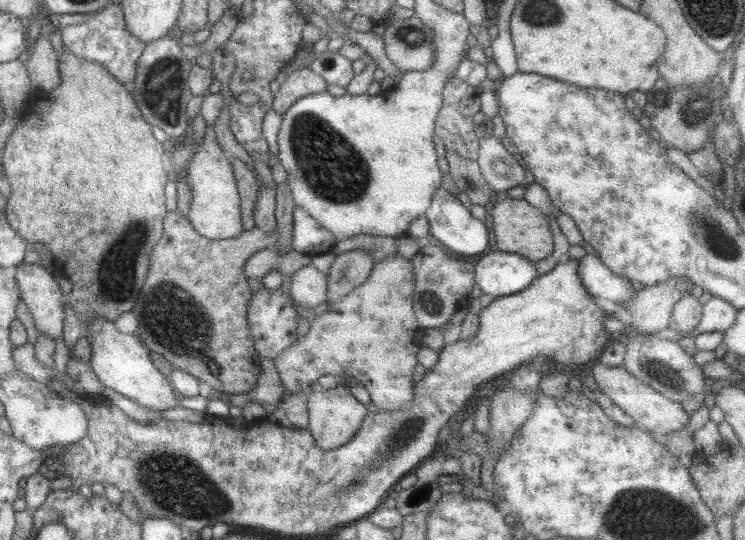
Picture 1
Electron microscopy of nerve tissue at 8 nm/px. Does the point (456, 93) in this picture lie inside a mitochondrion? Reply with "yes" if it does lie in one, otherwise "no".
no

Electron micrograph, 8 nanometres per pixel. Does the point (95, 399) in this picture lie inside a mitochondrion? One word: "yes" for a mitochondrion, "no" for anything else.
no

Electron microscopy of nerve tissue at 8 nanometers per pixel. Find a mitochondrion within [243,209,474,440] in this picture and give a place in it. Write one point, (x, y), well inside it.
(432, 302)

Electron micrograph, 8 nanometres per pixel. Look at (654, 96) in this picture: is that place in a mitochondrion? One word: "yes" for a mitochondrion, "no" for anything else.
no

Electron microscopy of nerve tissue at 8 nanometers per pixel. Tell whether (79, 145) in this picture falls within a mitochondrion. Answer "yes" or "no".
no

